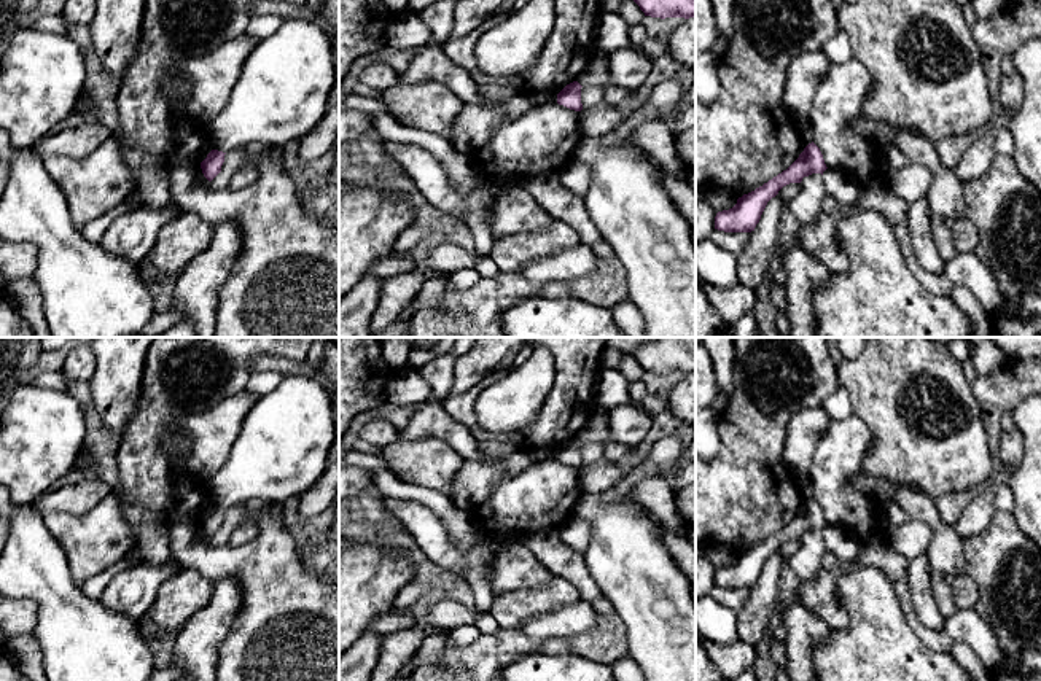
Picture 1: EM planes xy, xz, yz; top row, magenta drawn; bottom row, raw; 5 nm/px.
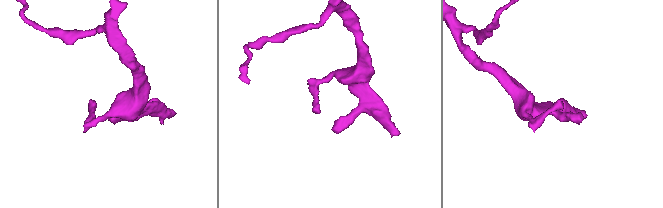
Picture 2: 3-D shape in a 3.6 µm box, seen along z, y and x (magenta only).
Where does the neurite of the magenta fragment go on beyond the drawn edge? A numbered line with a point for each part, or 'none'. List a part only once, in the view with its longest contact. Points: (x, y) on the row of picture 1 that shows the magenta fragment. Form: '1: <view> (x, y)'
none

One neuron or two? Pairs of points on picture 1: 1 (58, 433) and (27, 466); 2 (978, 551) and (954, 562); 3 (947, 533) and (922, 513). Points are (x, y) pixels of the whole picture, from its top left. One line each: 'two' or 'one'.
1: one
2: two
3: one

